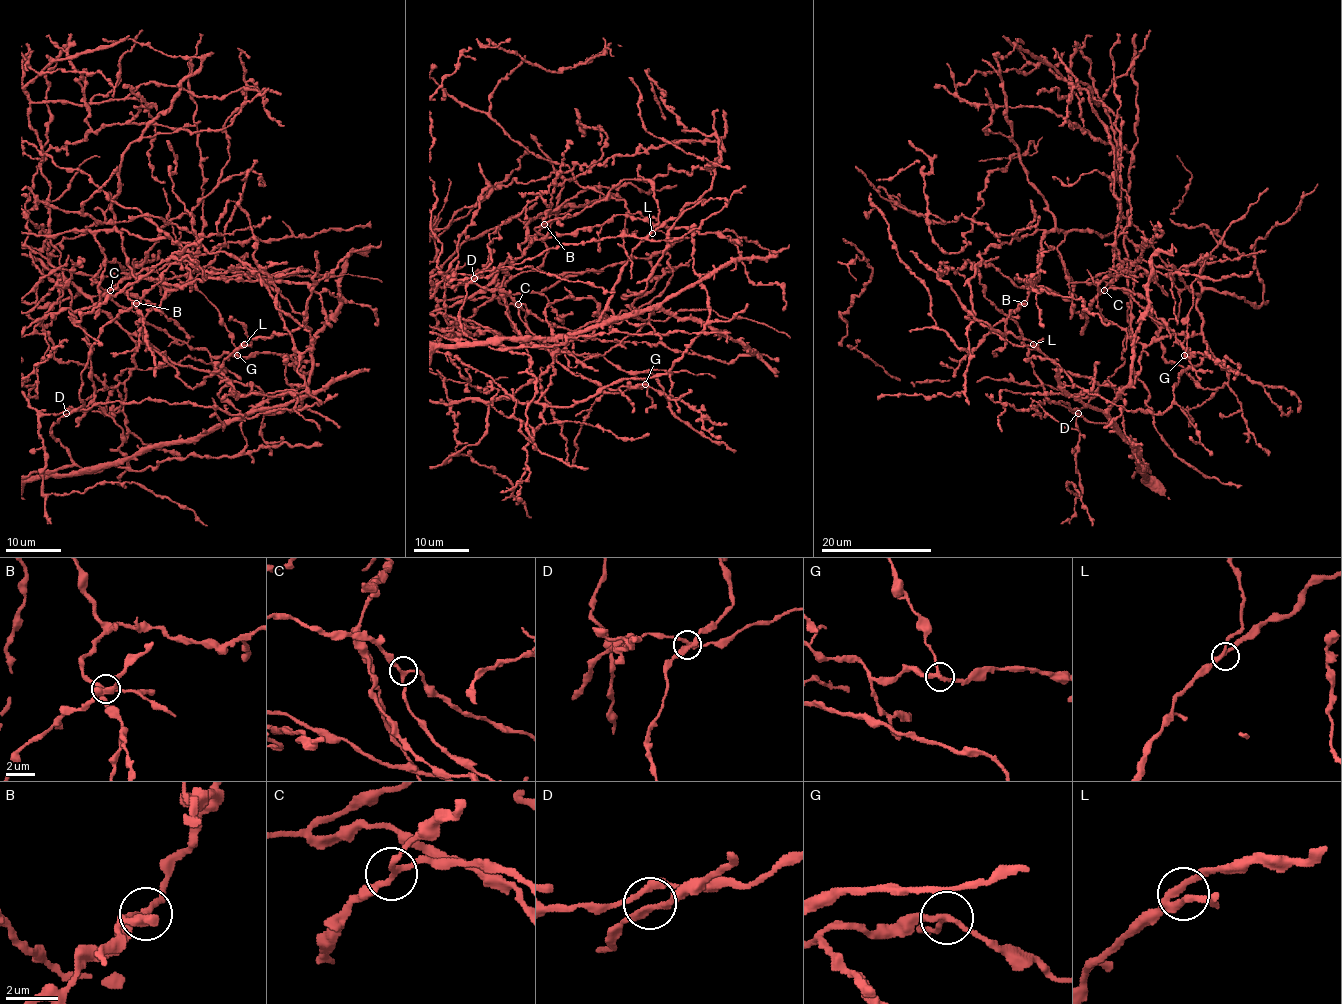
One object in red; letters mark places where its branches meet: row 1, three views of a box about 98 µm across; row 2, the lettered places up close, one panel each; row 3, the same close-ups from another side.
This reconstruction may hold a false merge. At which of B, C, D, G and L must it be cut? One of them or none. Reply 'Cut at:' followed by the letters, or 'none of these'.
Cut at: G

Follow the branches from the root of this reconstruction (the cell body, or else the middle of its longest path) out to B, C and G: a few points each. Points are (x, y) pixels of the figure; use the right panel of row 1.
B: (1196, 301), (1178, 270), (1142, 260), (1071, 282), (1057, 249), (1064, 234), (1051, 230), (1024, 303)
C: (1196, 301), (1178, 270), (1142, 260), (1126, 260), (1100, 272), (1095, 279), (1123, 290), (1104, 290)
G: (1196, 301), (1178, 270), (1142, 260), (1126, 260), (1094, 278), (1127, 292), (1189, 350), (1184, 355)

